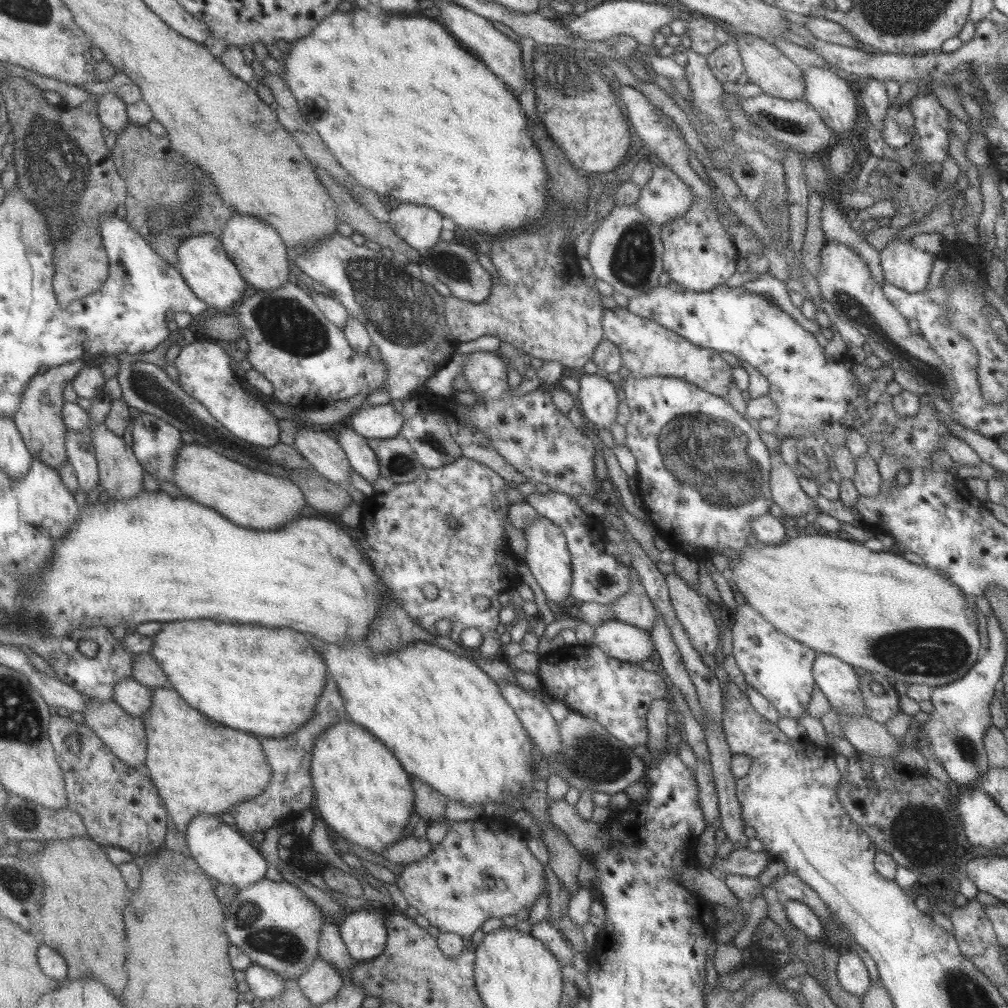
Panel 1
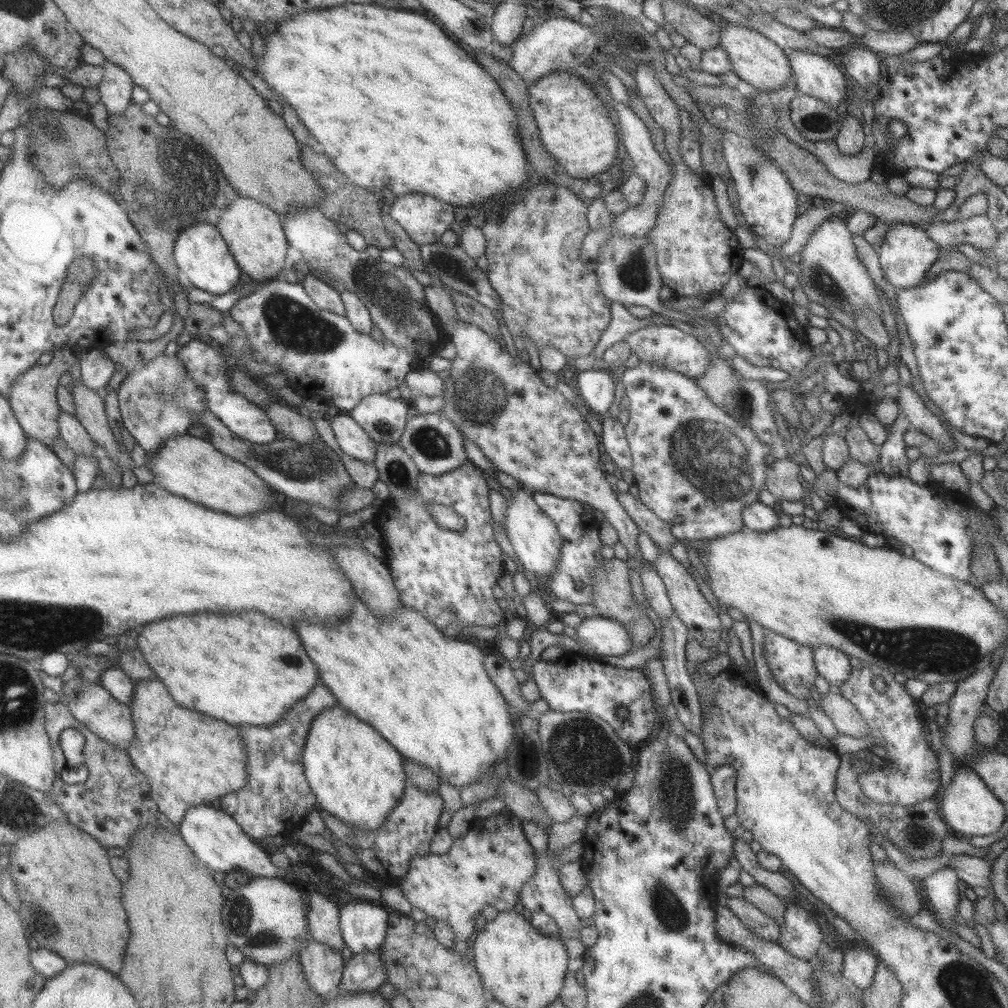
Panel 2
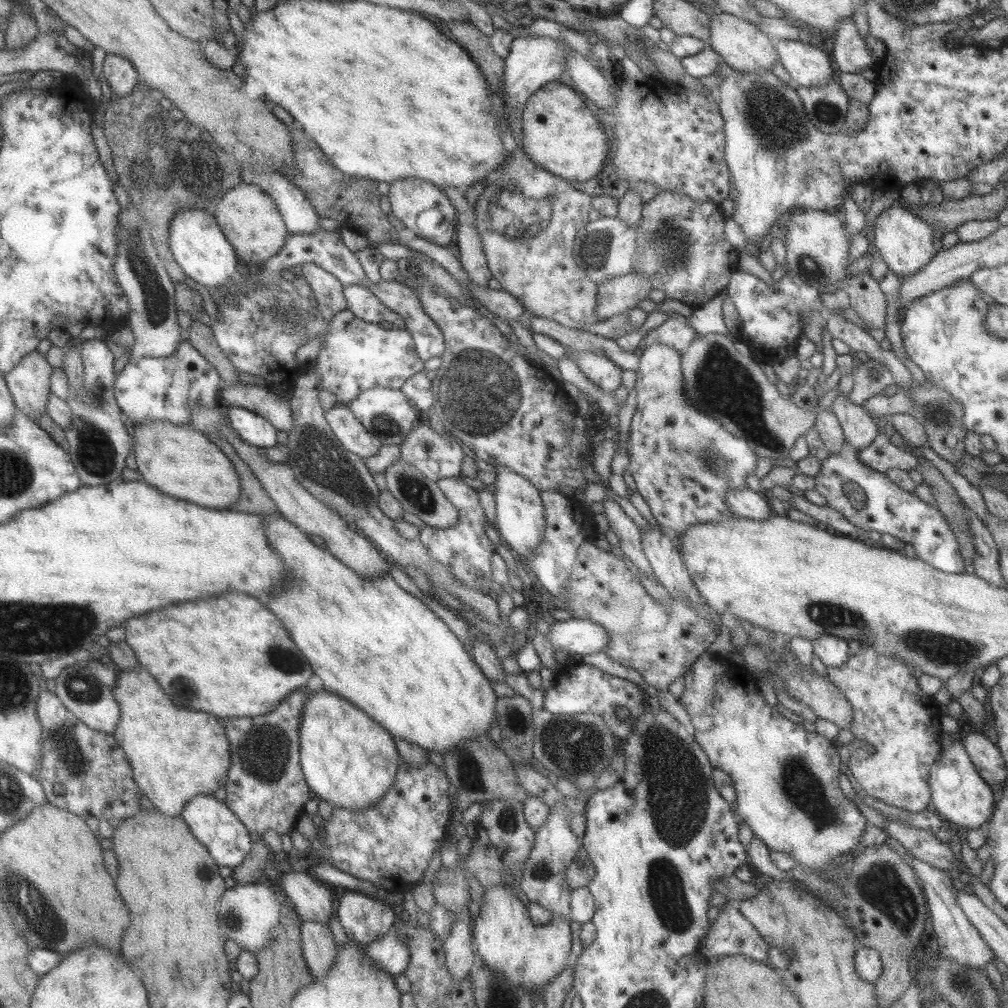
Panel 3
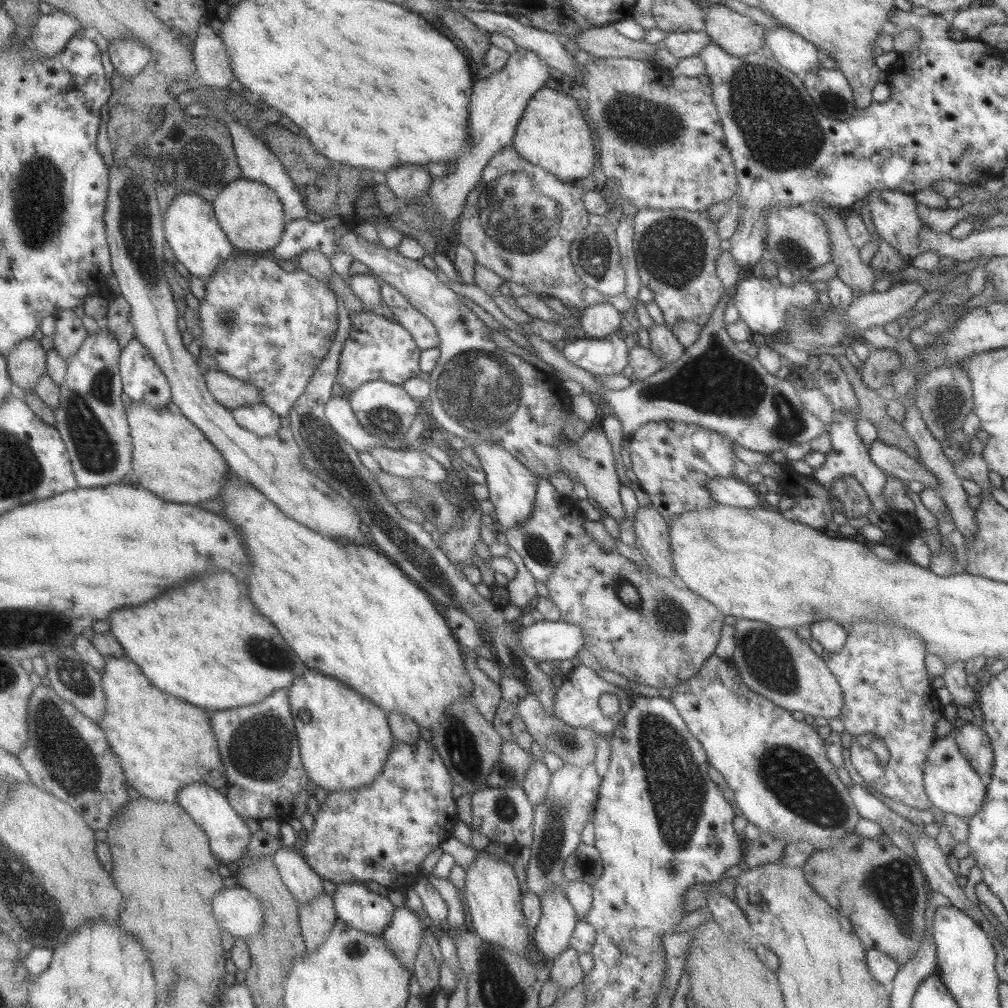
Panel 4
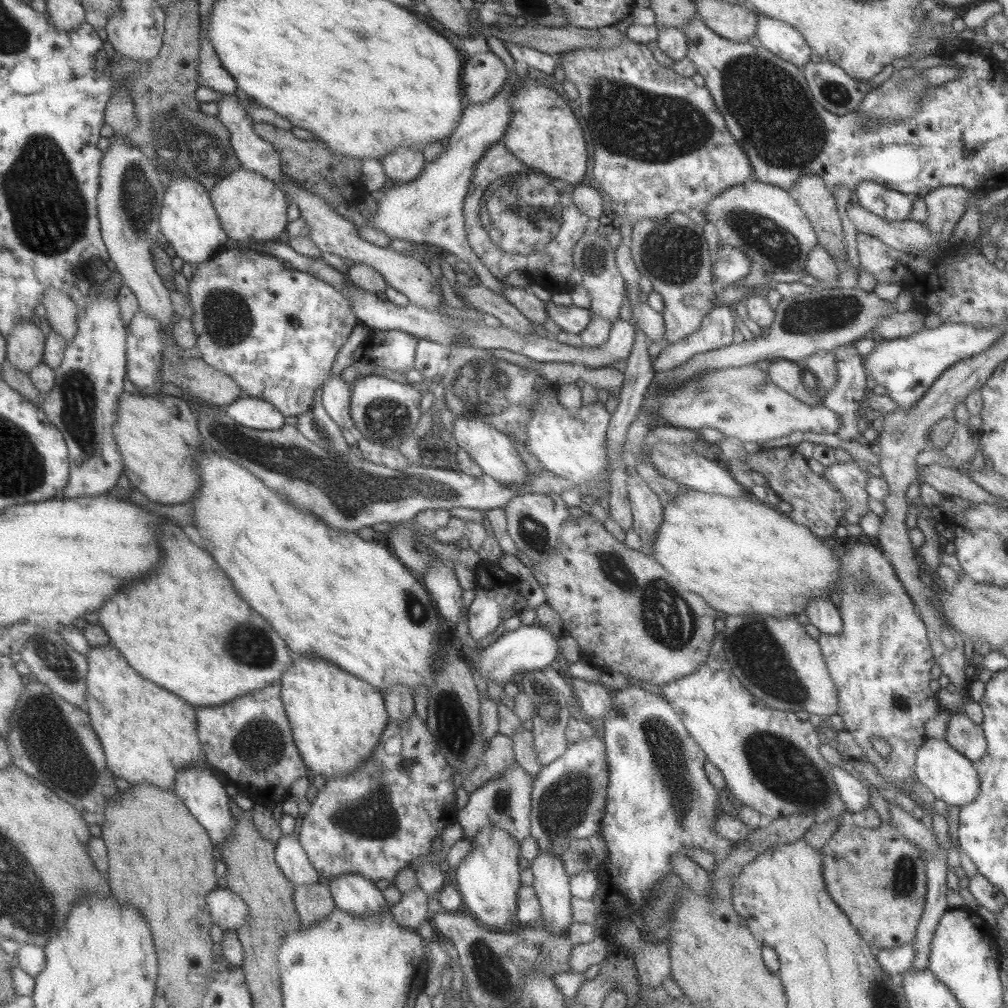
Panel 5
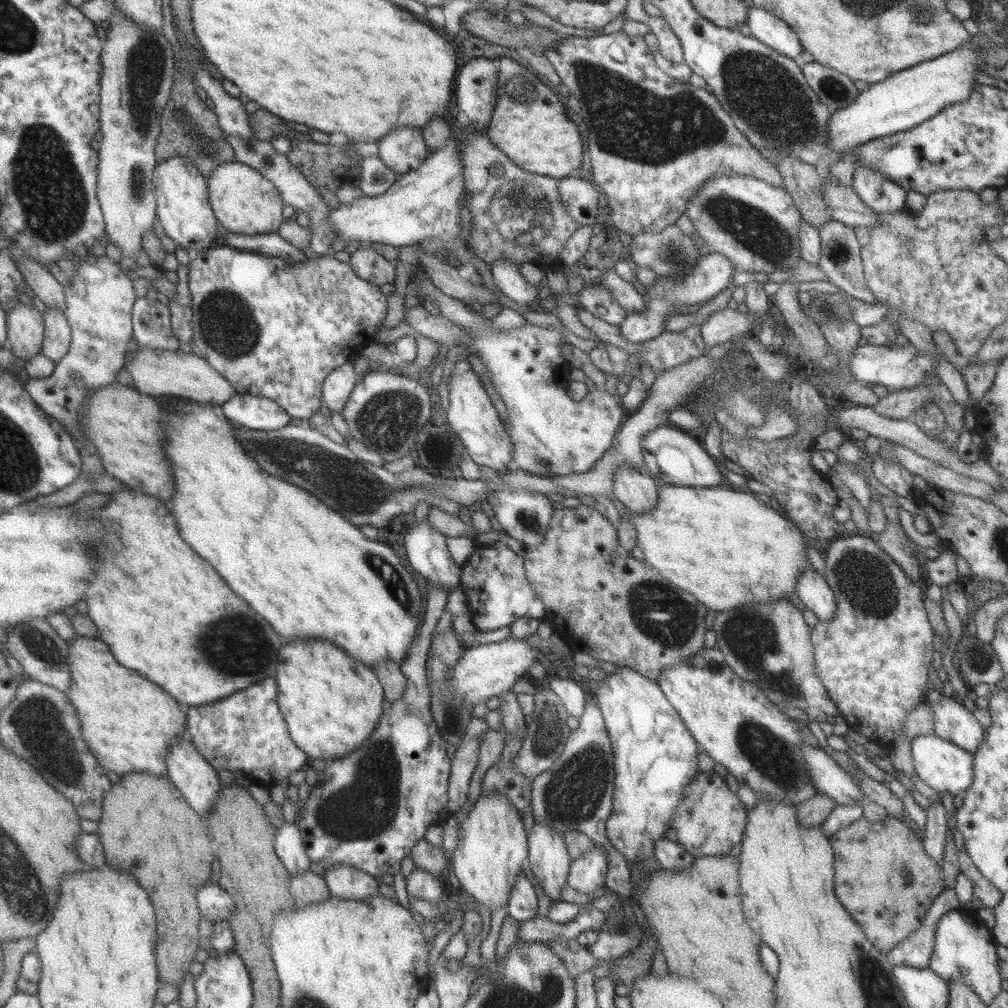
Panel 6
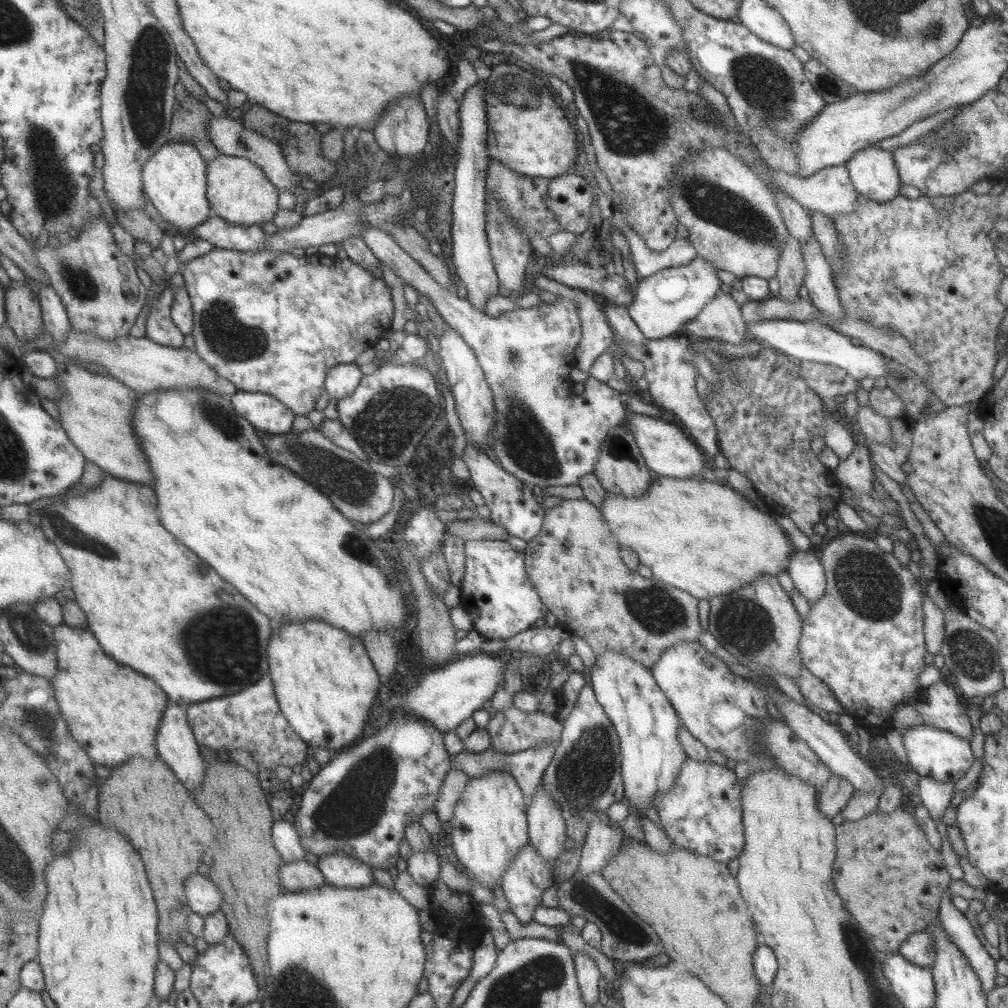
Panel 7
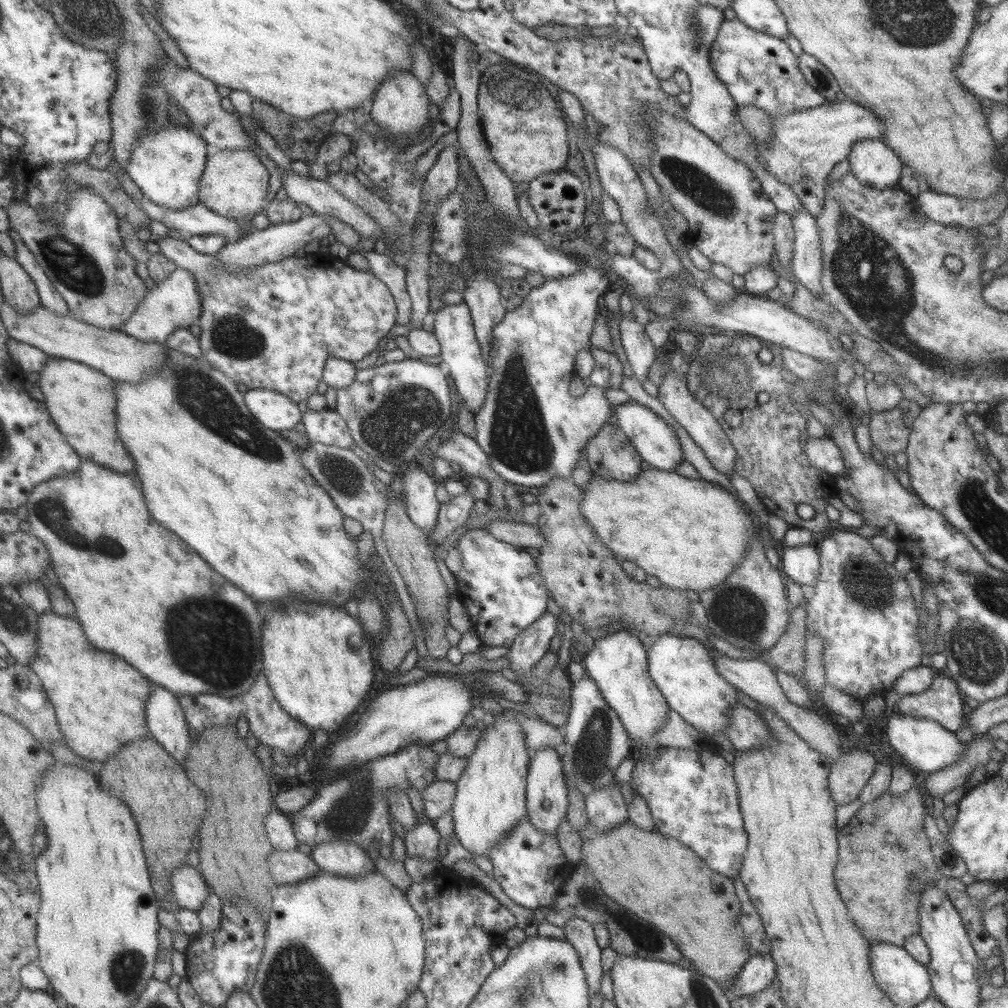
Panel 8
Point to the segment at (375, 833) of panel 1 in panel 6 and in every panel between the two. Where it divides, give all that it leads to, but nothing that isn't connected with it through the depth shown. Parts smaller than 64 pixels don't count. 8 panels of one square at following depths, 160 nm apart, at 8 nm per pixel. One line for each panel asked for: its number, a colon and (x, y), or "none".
2: (355, 774)
3: (347, 759)
4: (343, 739)
5: (336, 720)
6: (331, 703)

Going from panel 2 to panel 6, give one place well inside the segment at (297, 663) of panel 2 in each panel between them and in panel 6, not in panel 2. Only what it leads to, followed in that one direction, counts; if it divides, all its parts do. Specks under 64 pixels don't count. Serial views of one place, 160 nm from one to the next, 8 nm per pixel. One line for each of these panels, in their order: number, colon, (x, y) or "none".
3: (254, 664)
4: (233, 657)
5: (184, 628)
6: (164, 612)

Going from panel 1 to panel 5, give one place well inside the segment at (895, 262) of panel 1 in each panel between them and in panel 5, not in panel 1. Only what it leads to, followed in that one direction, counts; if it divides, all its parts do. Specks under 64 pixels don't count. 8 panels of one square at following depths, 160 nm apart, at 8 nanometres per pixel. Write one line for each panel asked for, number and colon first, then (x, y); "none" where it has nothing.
2: (906, 253)
3: (906, 243)
4: (893, 213)
5: (889, 204)

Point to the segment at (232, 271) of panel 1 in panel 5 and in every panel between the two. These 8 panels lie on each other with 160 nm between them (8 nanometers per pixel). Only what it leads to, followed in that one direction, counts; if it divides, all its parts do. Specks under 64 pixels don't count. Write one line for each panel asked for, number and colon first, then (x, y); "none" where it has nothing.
2: (199, 251)
3: (196, 242)
4: (190, 228)
5: (188, 221)

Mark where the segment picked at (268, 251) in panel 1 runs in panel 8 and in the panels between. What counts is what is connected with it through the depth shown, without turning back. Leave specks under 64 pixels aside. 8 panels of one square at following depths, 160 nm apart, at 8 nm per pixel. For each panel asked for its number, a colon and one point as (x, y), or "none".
2: (254, 235)
3: (249, 220)
4: (248, 212)
5: (249, 207)
6: (243, 202)
7: (237, 191)
8: (233, 184)

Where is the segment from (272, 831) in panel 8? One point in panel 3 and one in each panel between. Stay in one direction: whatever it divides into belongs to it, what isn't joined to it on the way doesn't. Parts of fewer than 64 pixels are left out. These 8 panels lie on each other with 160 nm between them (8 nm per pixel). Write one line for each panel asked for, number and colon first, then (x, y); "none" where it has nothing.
3: (312, 901)
4: (301, 882)
5: (289, 856)
6: (288, 846)
7: (285, 839)

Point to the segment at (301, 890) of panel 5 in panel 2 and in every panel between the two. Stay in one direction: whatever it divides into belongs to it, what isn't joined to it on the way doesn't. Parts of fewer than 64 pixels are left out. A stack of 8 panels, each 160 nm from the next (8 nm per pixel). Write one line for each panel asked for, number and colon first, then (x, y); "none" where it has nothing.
2: (322, 967)
3: (318, 948)
4: (316, 918)

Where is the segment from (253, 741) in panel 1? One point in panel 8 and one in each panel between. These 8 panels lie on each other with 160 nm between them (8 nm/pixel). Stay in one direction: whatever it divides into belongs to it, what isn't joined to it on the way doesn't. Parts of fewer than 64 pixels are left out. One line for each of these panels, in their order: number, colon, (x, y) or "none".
2: (188, 758)
3: (175, 753)
4: (164, 744)
5: (147, 734)
6: (128, 722)
7: (113, 712)
8: (99, 700)

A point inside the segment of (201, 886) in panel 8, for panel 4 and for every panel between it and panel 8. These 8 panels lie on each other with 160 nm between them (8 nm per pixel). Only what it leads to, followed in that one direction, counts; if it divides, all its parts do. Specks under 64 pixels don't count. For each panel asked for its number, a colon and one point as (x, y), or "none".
4: (237, 911)
5: (226, 909)
6: (215, 905)
7: (203, 898)

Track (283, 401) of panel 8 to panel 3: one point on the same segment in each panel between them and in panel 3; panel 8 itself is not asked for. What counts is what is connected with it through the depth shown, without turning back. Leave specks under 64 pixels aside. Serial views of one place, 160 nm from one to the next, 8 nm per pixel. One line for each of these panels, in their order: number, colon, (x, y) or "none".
3: (252, 429)
4: (258, 419)
5: (252, 413)
6: (256, 413)
7: (267, 415)

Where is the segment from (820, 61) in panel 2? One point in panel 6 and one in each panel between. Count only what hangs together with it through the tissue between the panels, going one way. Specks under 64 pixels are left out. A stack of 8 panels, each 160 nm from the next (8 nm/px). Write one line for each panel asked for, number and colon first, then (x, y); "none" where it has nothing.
3: (806, 65)
4: (787, 48)
5: (782, 40)
6: (772, 31)

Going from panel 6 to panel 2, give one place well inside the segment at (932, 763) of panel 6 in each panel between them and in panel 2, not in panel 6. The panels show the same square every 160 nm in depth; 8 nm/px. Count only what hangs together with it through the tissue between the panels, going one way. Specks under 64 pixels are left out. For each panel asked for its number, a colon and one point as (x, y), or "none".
2: (969, 808)
3: (958, 794)
4: (951, 785)
5: (949, 776)

